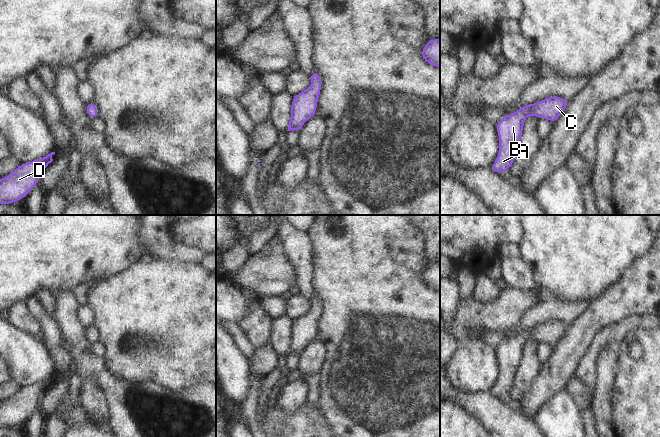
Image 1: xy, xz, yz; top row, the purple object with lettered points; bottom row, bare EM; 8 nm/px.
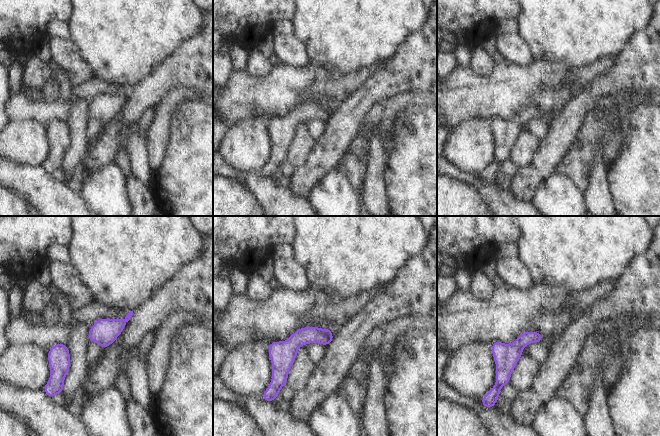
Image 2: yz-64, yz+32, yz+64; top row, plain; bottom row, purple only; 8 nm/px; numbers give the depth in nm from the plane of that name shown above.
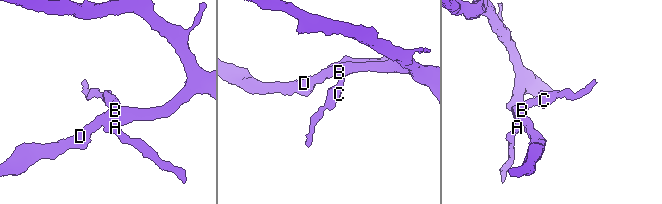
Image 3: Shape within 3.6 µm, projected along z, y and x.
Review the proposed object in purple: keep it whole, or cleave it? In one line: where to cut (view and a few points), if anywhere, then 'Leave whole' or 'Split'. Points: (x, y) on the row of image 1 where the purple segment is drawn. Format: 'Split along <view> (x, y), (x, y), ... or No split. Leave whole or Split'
No split. Leave whole.

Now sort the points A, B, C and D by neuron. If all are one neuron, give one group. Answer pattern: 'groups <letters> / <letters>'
groups A B C D

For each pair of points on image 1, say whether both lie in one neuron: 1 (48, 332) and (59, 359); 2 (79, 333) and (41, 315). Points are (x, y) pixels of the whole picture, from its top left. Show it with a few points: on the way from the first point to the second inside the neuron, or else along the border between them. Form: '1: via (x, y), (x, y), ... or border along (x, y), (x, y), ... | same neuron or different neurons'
1: via (51, 339), (53, 347), (57, 352) | same neuron
2: border along (53, 316), (63, 338) | different neurons

